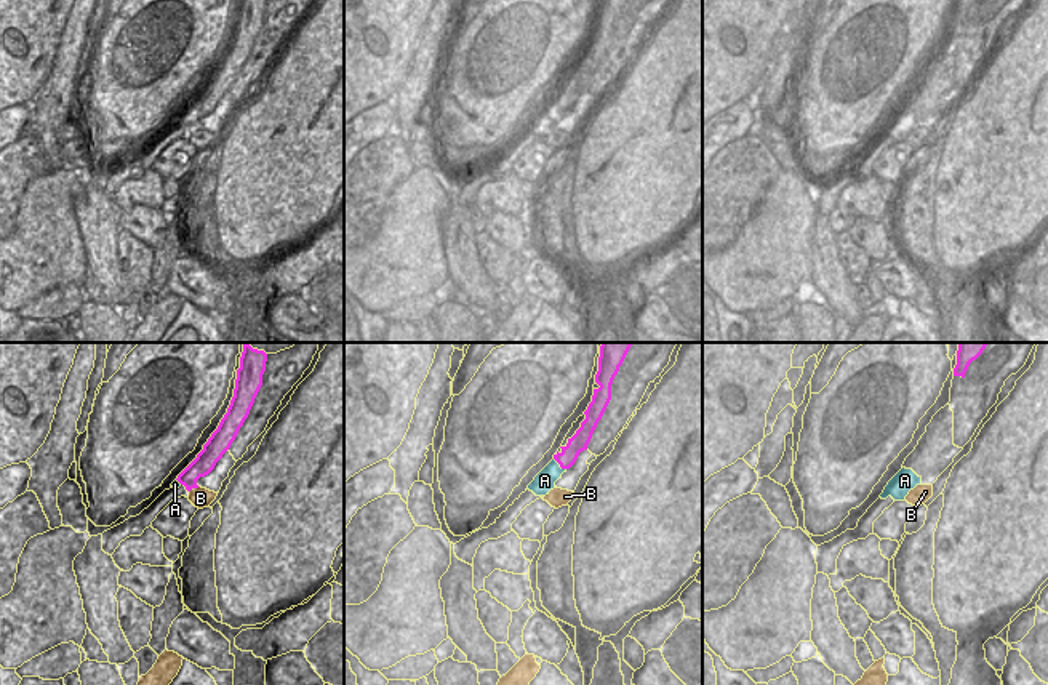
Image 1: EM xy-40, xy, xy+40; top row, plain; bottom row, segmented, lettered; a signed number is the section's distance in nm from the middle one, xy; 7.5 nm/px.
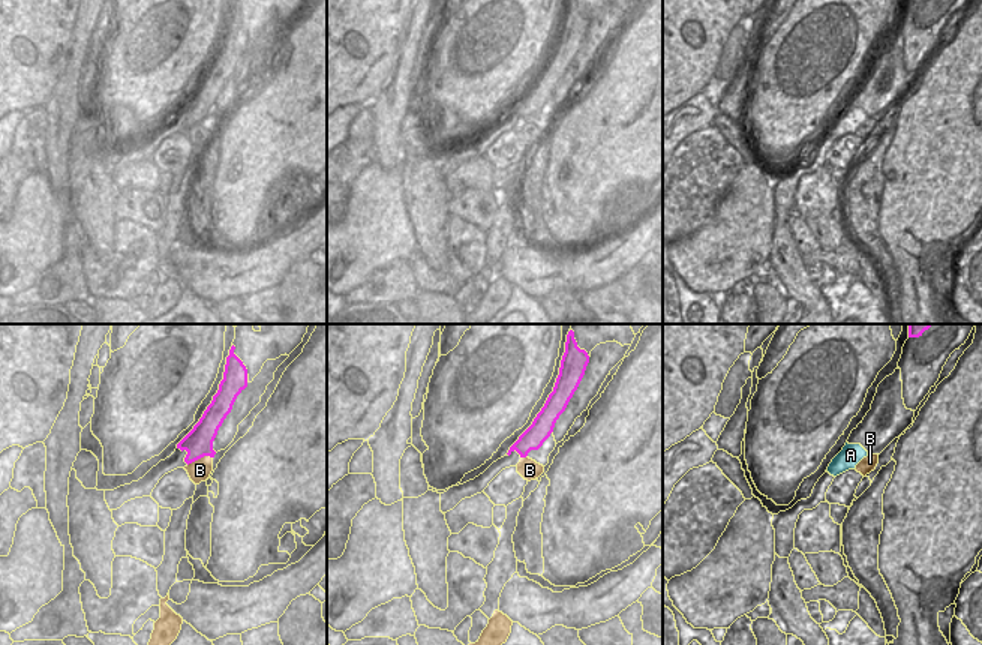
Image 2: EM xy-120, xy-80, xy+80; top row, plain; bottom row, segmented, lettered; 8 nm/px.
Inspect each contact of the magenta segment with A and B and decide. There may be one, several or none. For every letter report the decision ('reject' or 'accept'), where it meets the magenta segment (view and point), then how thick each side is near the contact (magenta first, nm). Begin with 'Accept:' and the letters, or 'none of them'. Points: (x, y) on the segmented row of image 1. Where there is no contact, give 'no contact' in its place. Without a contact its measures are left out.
Accept: none of them
A: reject; contact xy (559, 463); calibres 140 and 150 nm
B: reject; contact xy-40 (194, 487); calibres 160 and 150 nm

